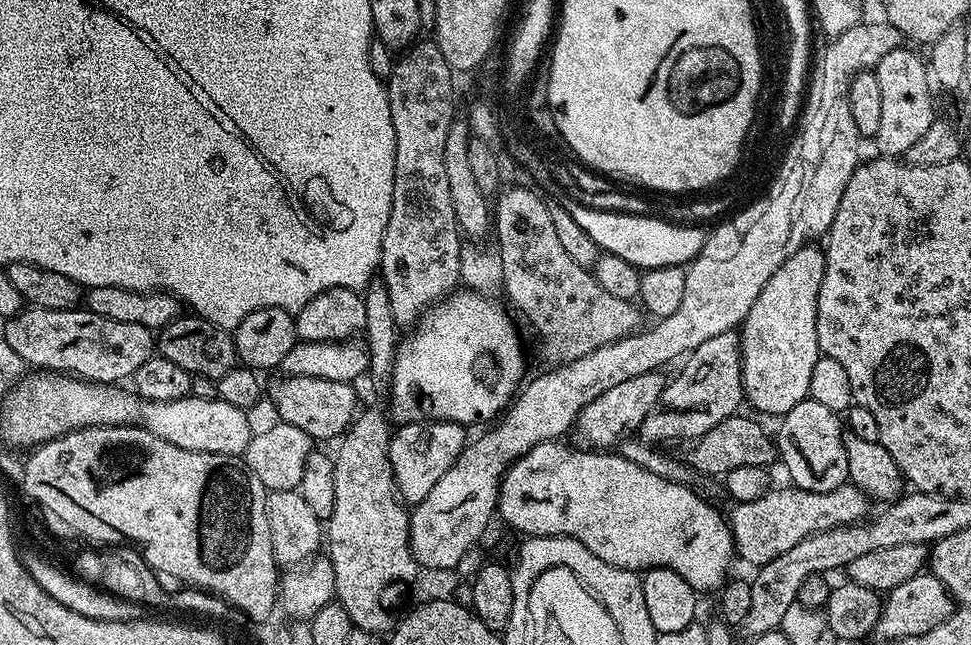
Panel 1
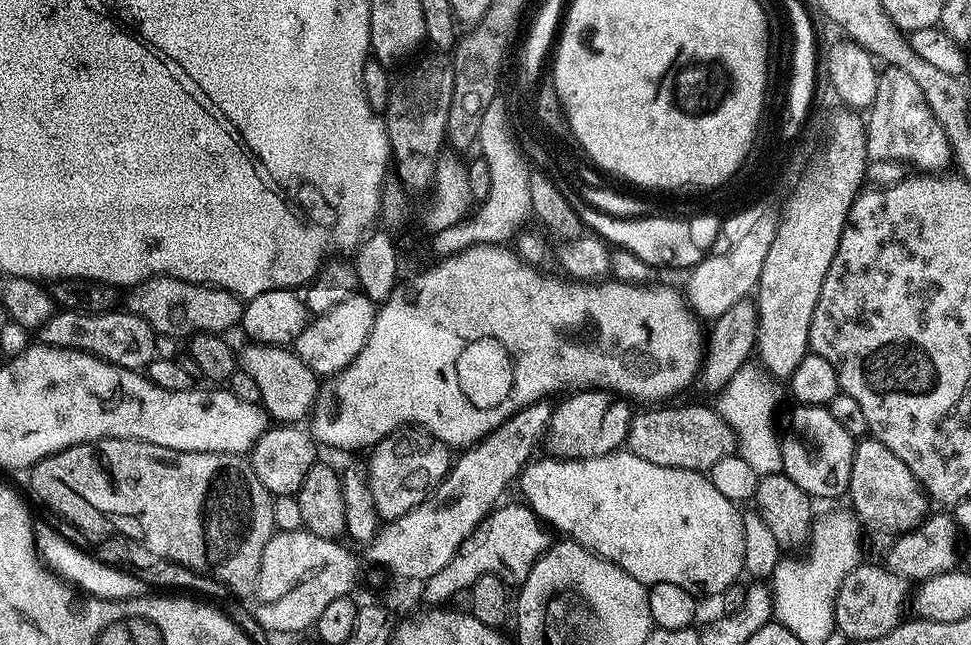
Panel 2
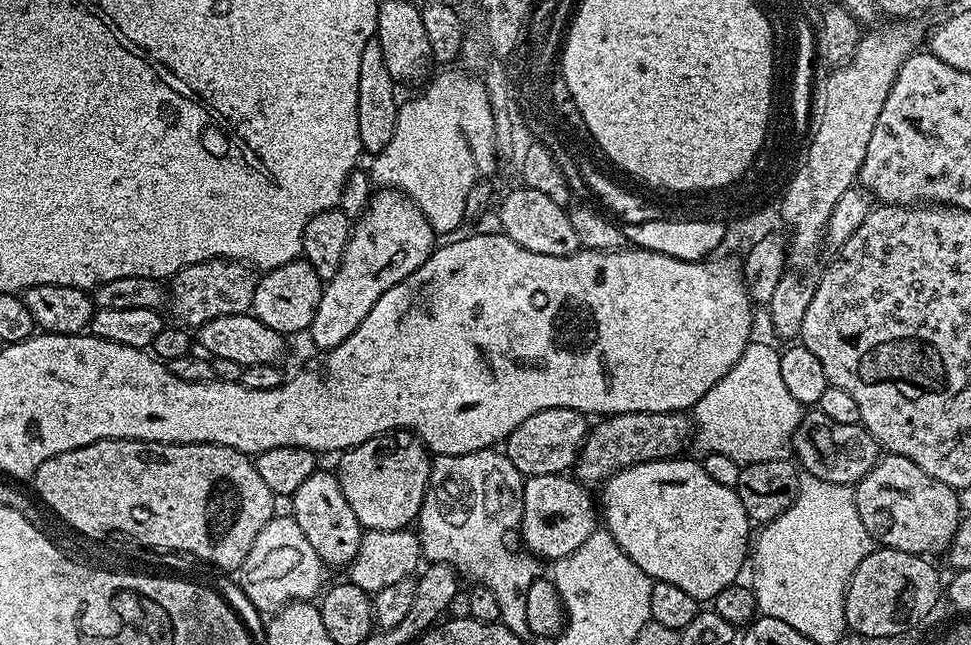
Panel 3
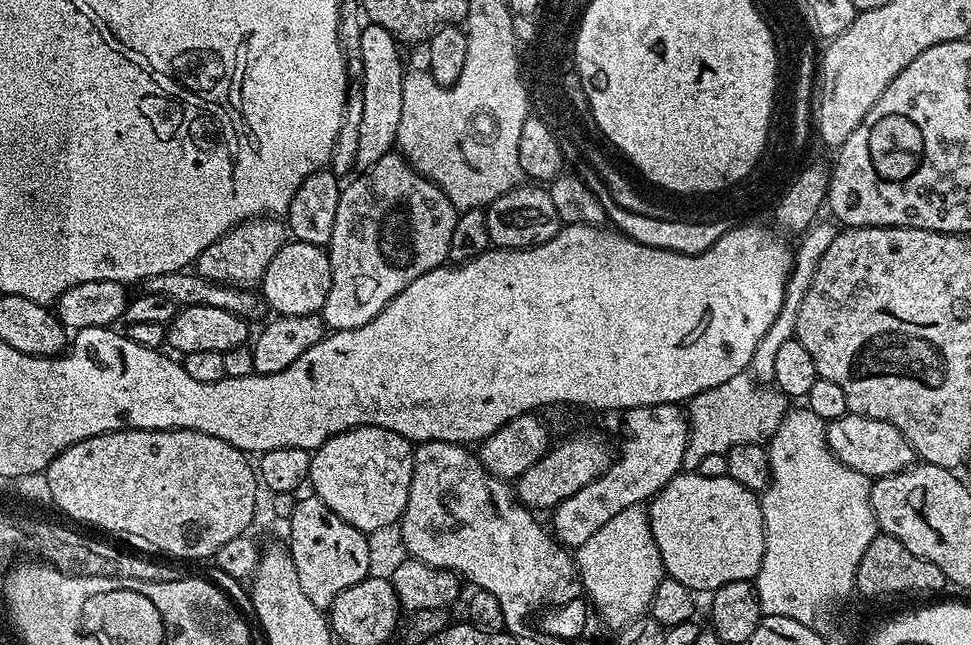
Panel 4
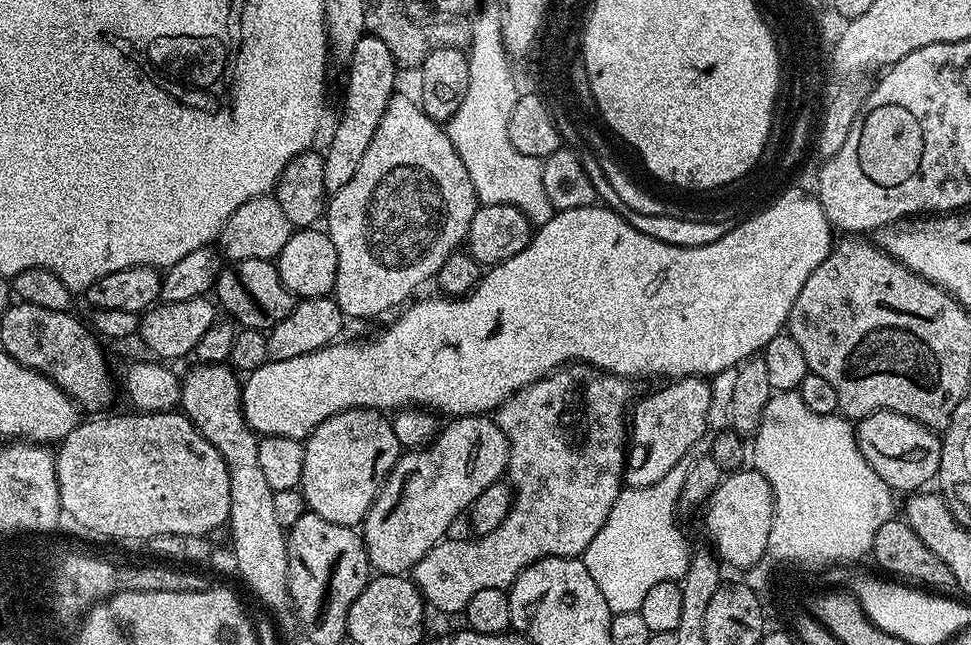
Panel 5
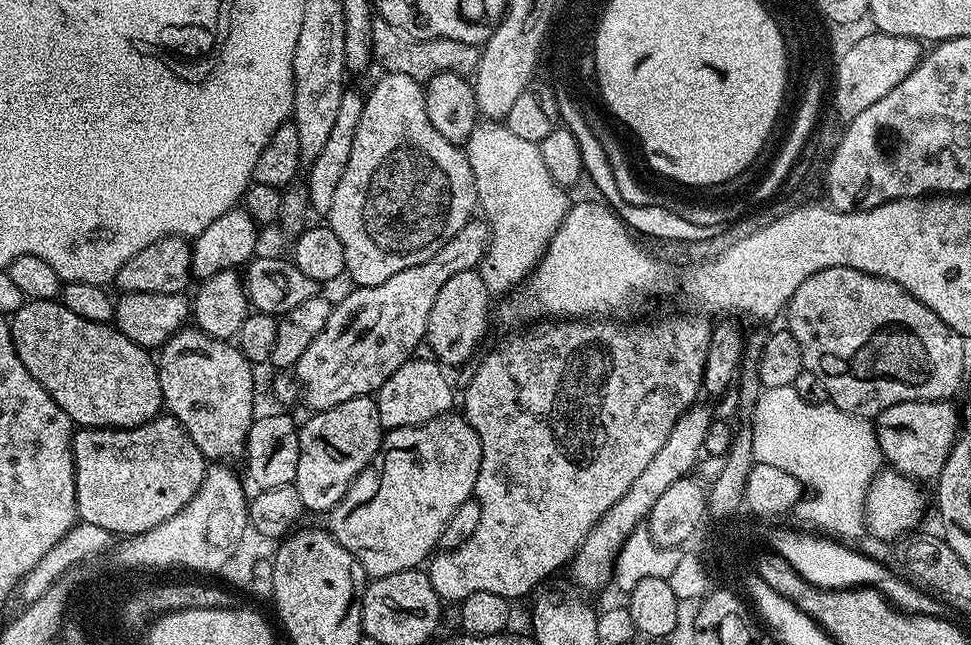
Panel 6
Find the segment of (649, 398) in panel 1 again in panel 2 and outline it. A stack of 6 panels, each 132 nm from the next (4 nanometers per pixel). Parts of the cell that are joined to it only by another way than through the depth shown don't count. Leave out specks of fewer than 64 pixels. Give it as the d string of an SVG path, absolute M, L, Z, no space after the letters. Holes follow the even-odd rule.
M576 390L561 400L564 401L552 409L546 431L546 448L548 444L553 457L561 460L598 458L617 451L627 441L634 408L625 397L603 390Z

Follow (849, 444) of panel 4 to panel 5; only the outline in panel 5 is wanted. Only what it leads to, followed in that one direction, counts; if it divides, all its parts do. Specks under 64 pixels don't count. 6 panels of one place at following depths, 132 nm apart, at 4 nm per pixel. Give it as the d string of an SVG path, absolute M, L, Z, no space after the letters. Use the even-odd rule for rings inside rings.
M875 412L855 425L856 441L874 474L897 493L912 494L937 479L941 437L922 422L897 412Z

